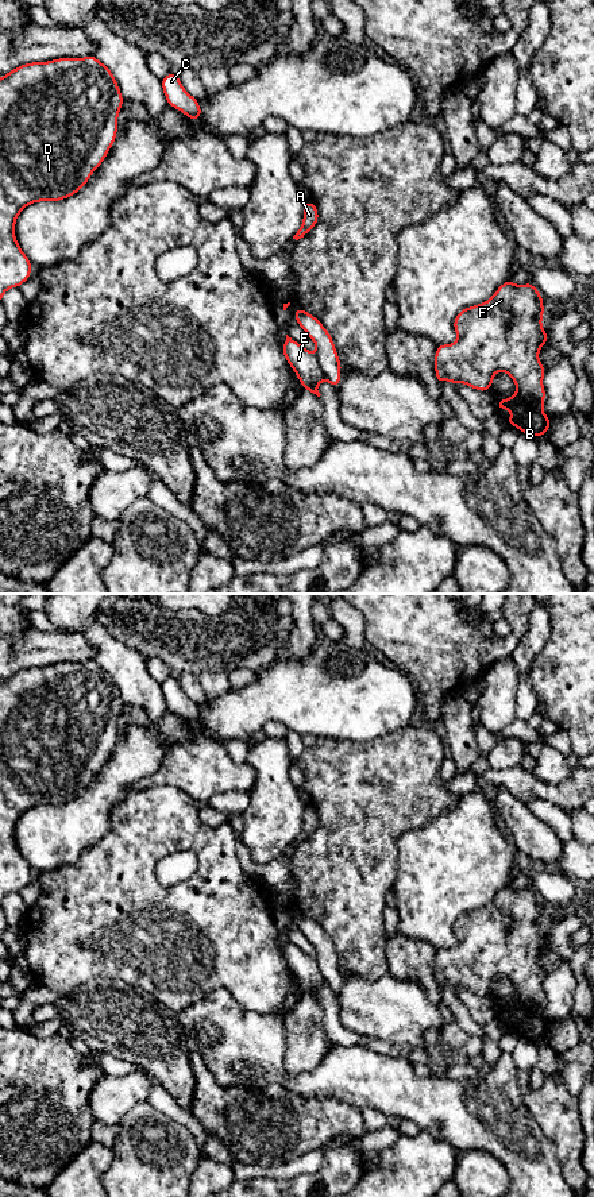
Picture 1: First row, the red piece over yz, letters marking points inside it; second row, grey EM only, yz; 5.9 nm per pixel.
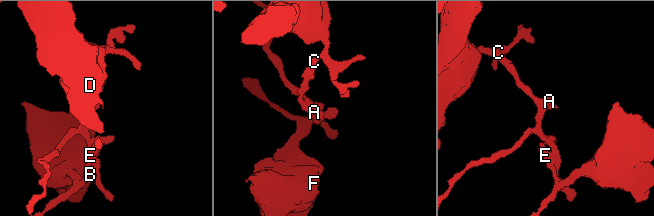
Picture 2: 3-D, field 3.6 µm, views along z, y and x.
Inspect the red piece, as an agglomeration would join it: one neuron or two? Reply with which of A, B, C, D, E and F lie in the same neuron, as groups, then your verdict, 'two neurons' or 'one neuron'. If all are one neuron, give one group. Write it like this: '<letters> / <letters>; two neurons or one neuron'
A C D / B E F; two neurons

